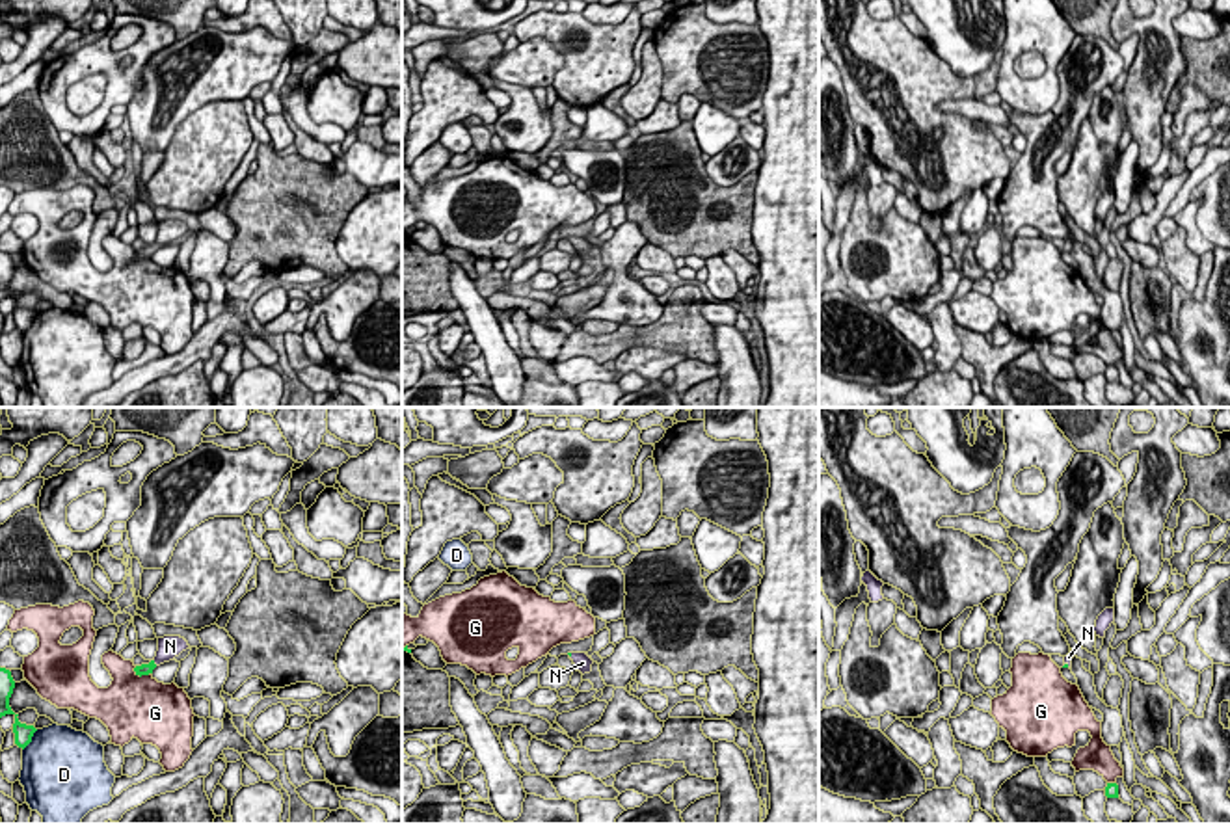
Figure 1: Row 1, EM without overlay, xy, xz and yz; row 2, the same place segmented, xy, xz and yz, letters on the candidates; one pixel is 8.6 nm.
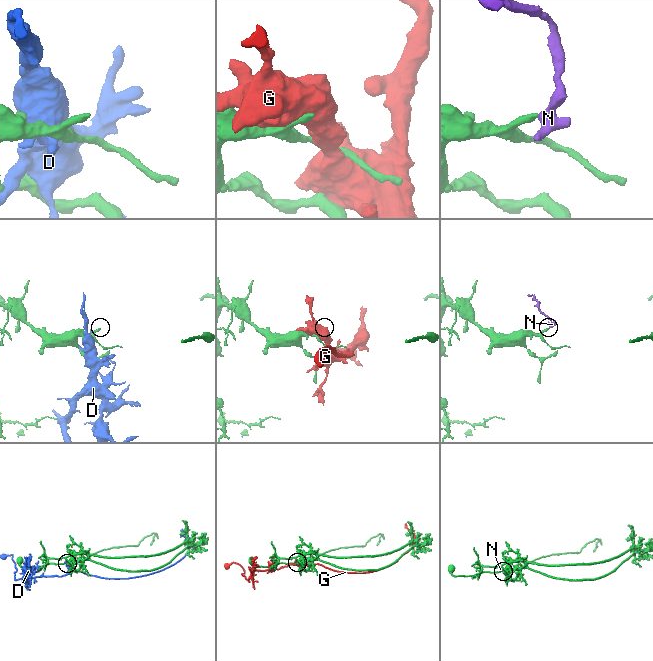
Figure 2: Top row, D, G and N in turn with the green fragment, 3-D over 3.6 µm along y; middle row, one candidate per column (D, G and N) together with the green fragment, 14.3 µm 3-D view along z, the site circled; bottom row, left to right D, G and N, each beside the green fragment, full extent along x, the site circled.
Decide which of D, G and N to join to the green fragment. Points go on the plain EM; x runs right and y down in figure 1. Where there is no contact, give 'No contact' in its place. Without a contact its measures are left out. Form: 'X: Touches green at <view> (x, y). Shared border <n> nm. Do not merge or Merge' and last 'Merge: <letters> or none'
D: Touches green at xy (30, 324). Shared border 240 nm. Do not merge
G: Touches green at xy (142, 257). Shared border 170 nm. Do not merge
N: Touches green at xy (153, 246). Shared border 60 nm. Merge
Merge: N

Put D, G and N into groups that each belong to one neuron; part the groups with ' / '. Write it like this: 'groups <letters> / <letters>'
groups D / G / N

